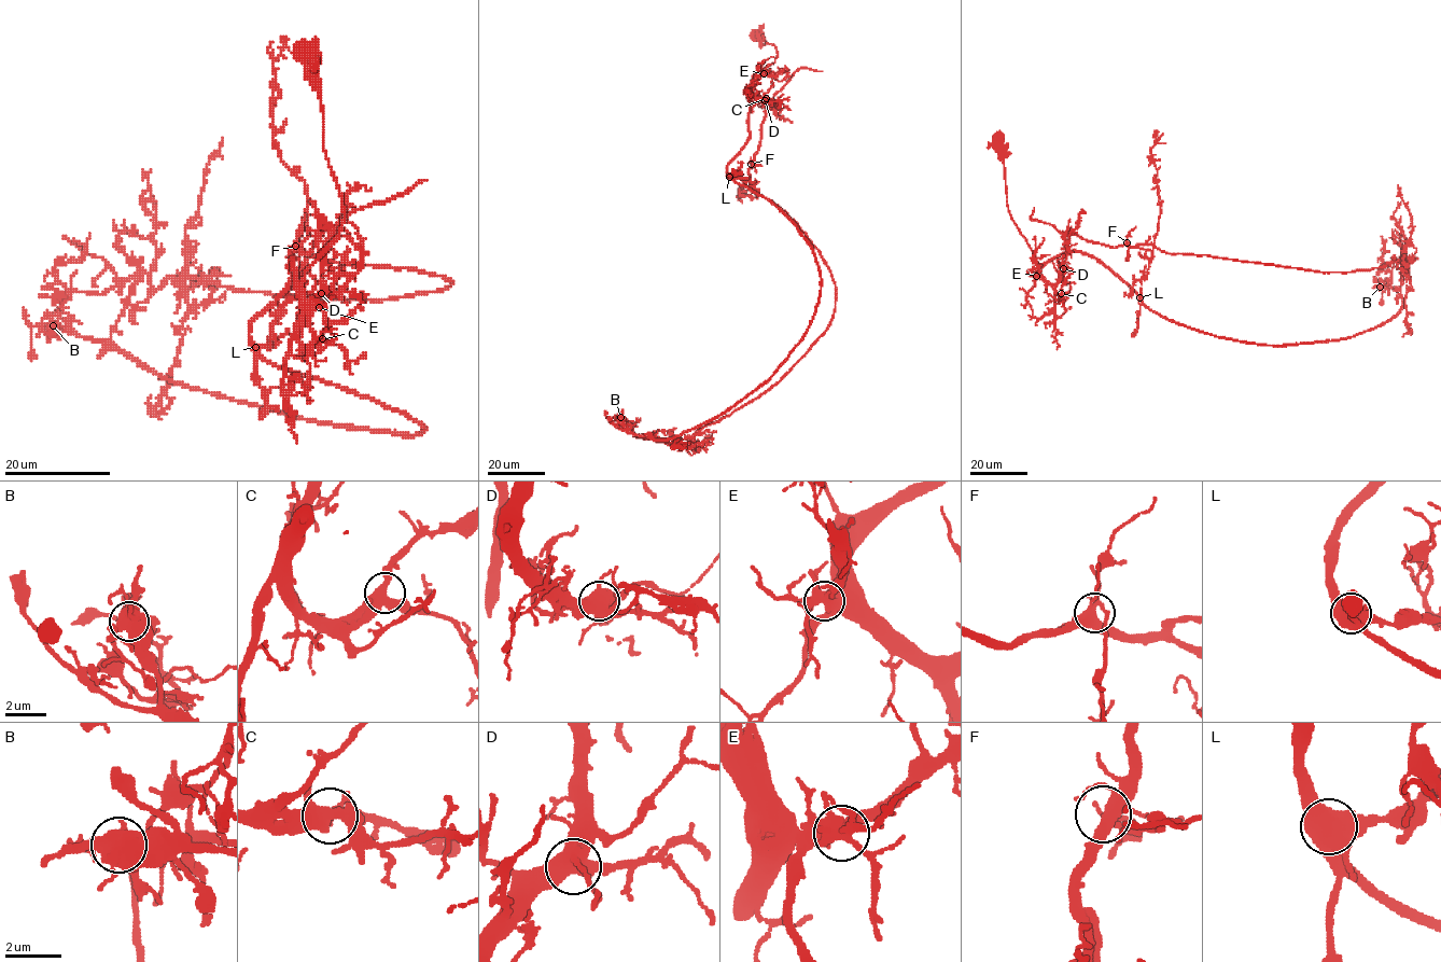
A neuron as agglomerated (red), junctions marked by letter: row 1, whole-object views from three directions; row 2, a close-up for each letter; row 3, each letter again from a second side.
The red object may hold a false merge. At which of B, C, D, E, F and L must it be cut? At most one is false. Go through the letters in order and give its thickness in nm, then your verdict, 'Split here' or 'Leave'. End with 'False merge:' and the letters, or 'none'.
B: Thickness 650 nm. Split here
C: Thickness 440 nm. Leave
D: Thickness 600 nm. Leave
E: Thickness 480 nm. Leave
F: Thickness 400 nm. Leave
L: Thickness 550 nm. Leave
False merge: B

